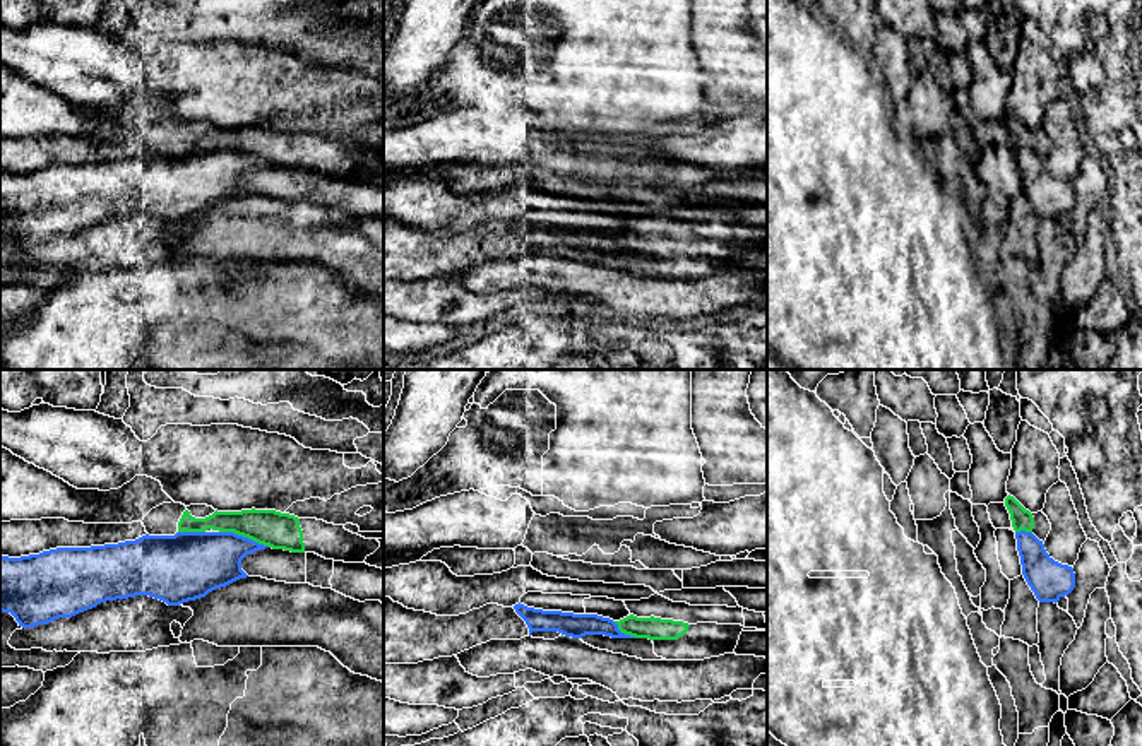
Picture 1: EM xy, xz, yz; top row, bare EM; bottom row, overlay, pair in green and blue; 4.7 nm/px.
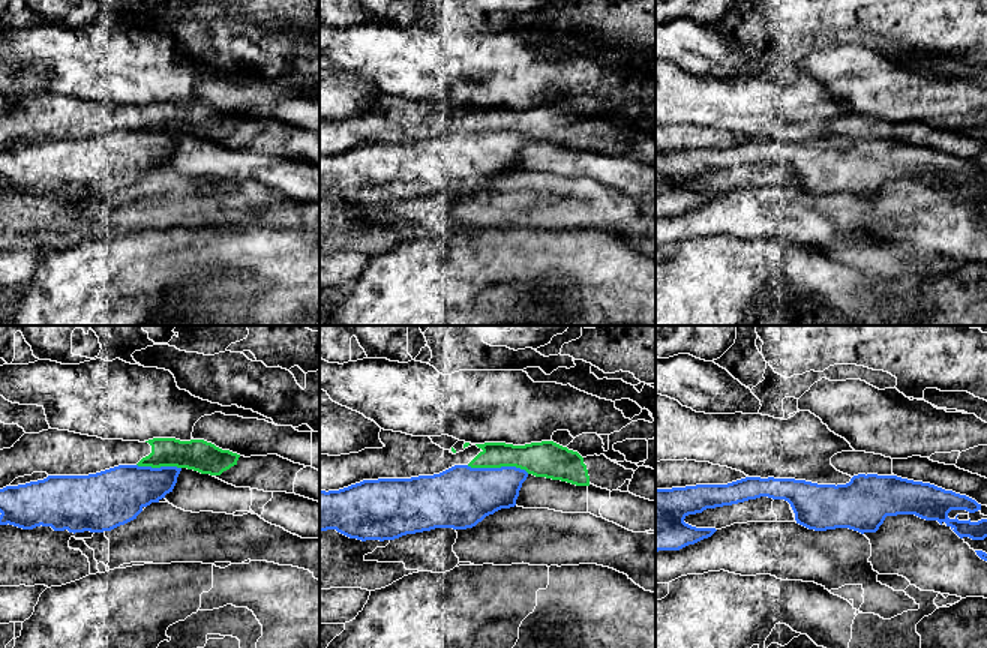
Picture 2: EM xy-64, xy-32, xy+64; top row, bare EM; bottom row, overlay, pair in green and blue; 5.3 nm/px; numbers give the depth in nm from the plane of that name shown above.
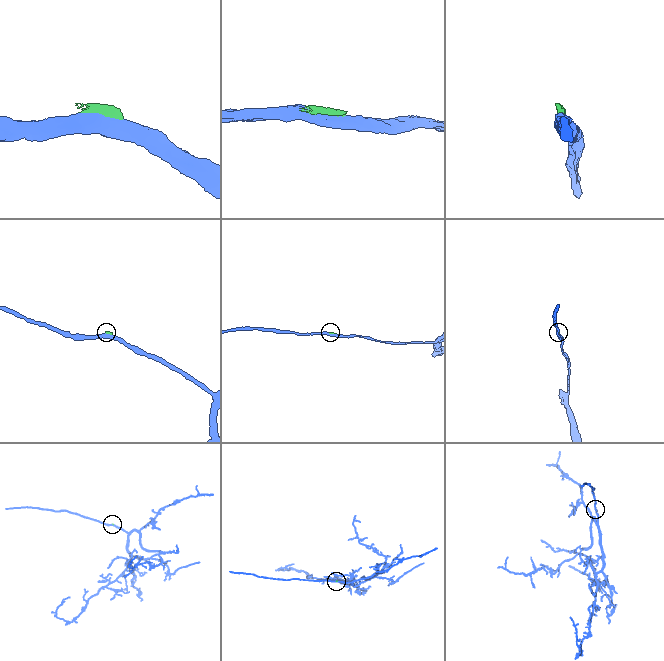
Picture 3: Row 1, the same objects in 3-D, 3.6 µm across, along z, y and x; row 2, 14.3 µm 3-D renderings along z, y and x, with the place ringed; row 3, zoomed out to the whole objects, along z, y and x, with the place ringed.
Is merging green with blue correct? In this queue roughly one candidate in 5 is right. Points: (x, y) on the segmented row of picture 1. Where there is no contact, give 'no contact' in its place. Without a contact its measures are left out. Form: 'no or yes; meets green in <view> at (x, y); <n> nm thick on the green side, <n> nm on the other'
no; meets green in xy at (245, 536); 180 nm thick on the green side, 280 nm on the other

